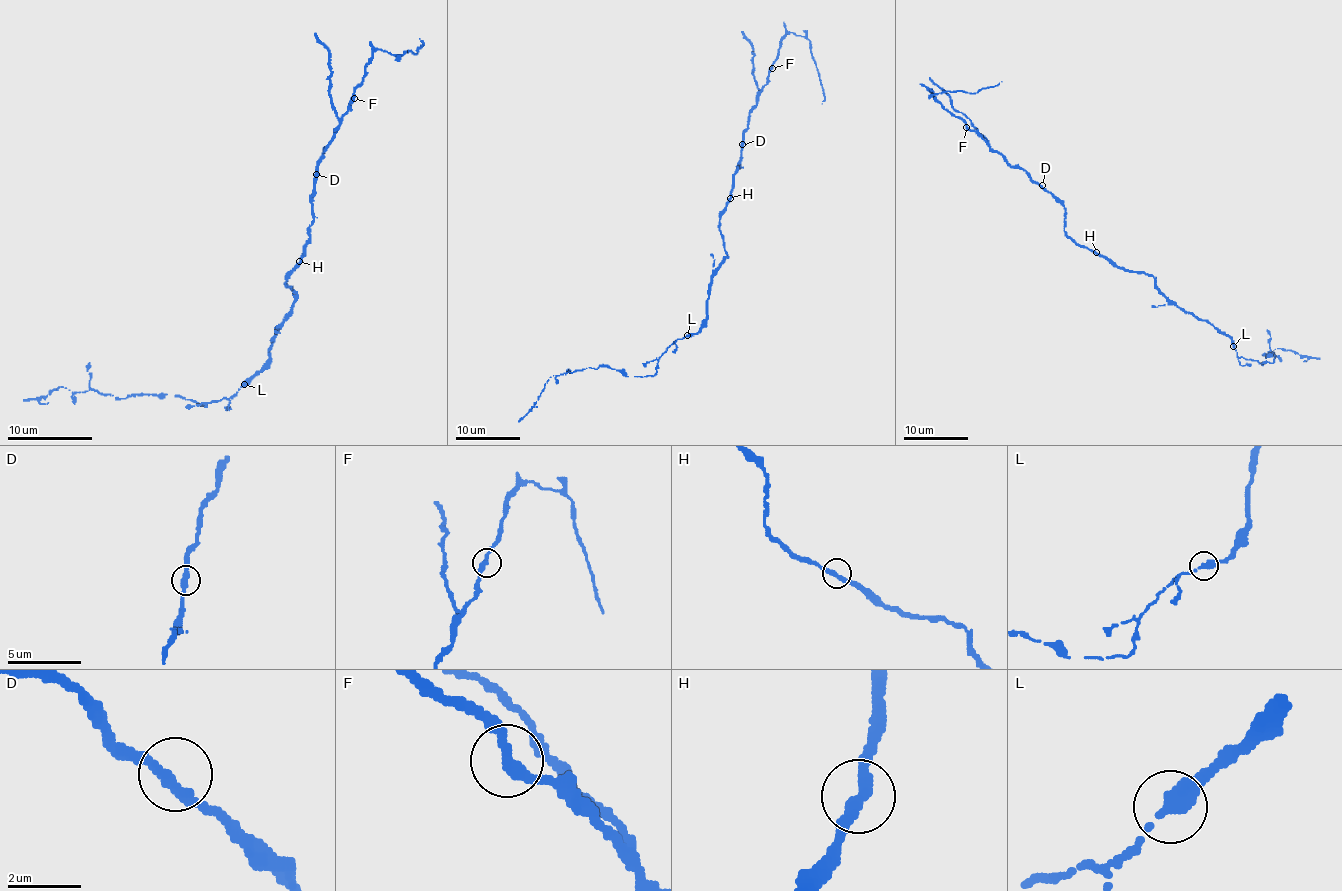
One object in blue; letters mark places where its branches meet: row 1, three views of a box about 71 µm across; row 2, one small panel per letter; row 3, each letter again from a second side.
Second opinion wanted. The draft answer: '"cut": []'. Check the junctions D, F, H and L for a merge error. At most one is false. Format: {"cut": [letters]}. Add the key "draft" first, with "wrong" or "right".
{"draft": "wrong", "cut": ["L"]}

